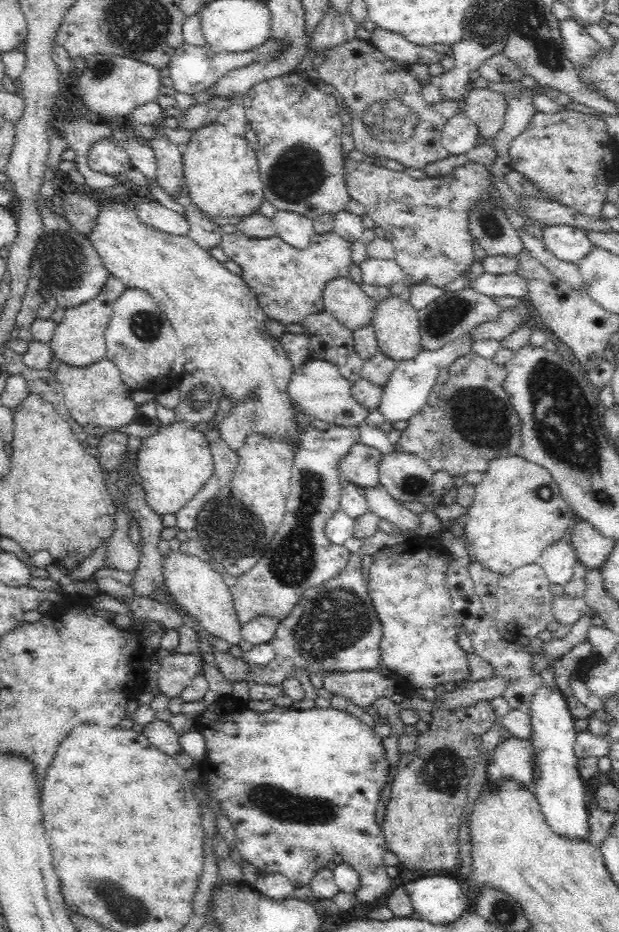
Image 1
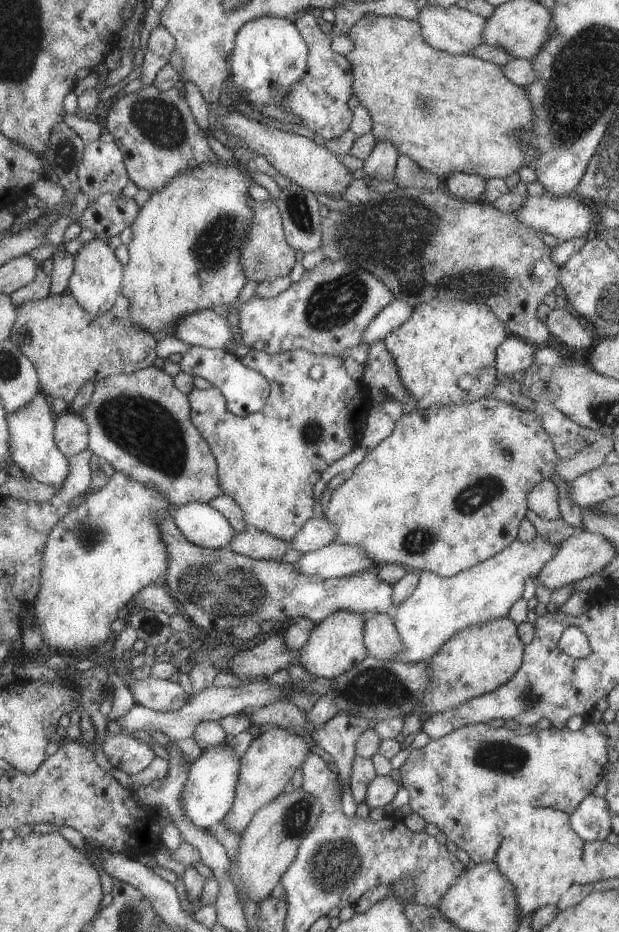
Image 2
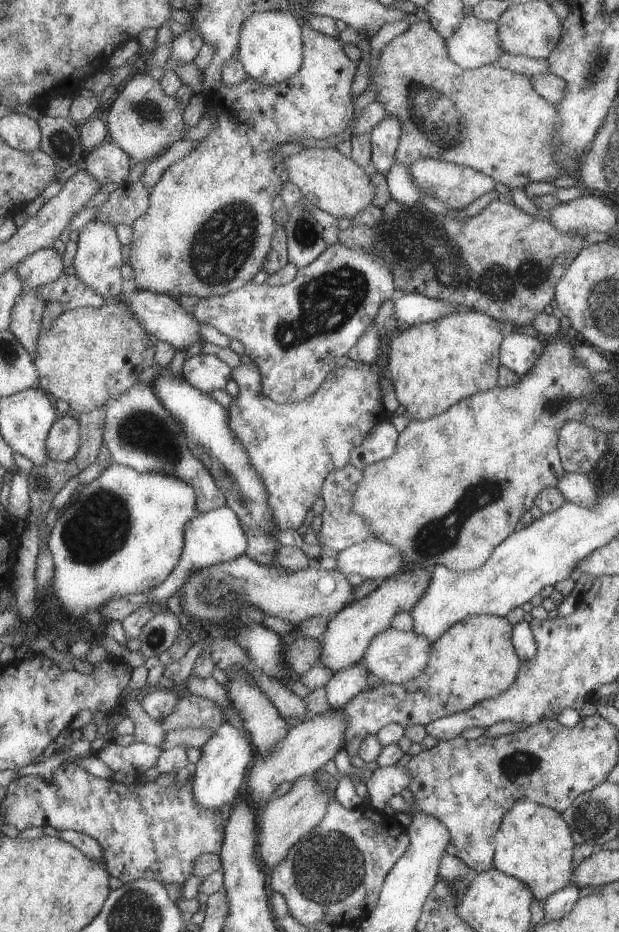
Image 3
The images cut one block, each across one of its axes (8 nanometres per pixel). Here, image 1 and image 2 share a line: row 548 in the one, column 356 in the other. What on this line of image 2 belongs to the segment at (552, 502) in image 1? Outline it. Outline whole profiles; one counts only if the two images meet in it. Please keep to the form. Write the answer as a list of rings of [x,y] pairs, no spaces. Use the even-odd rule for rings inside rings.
[[[486,396],[481,399],[475,400],[471,403],[462,404],[453,404],[446,405],[443,407],[439,406],[431,406],[430,408],[414,408],[414,411],[408,414],[403,414],[399,420],[394,422],[394,431],[391,432],[390,436],[387,436],[387,439],[381,440],[375,448],[371,448],[371,450],[367,450],[363,460],[355,468],[353,468],[352,472],[348,473],[345,481],[341,484],[341,486],[337,486],[333,491],[329,492],[325,495],[323,506],[322,506],[322,517],[327,520],[327,522],[331,522],[333,526],[335,526],[335,536],[333,536],[333,540],[331,543],[335,544],[349,544],[353,546],[359,546],[361,550],[363,550],[363,554],[365,554],[365,558],[369,558],[372,562],[372,568],[376,568],[381,565],[387,564],[396,564],[402,566],[407,569],[414,569],[419,572],[428,571],[437,573],[438,576],[441,577],[449,577],[454,576],[457,572],[465,570],[465,568],[474,567],[475,564],[483,563],[483,560],[487,560],[487,558],[491,558],[497,554],[497,552],[501,552],[503,549],[507,548],[507,544],[511,544],[515,539],[518,538],[518,528],[520,526],[521,520],[525,518],[525,514],[527,511],[526,499],[529,493],[539,484],[542,483],[543,480],[551,480],[556,483],[558,486],[558,497],[559,503],[561,507],[566,510],[571,504],[573,504],[573,500],[571,500],[571,494],[569,494],[569,483],[561,482],[559,478],[557,478],[557,474],[555,474],[555,460],[558,460],[557,454],[554,452],[553,442],[550,440],[549,434],[546,433],[546,430],[542,428],[542,416],[539,413],[539,409],[537,410],[527,410],[527,412],[523,412],[521,409],[515,408],[513,404],[503,403],[502,401],[495,400],[494,397]]]

